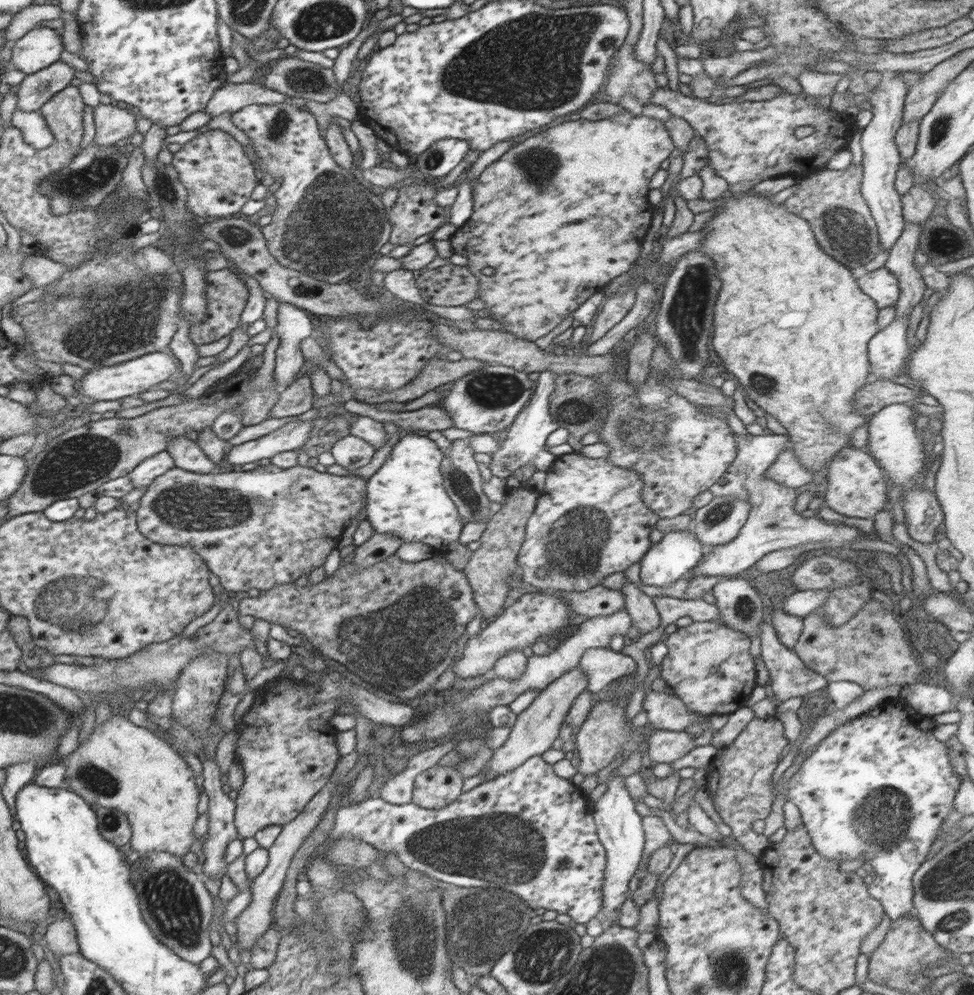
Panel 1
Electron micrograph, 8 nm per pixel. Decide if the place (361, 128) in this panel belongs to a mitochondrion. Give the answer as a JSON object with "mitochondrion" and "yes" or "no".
{"mitochondrion":"no"}

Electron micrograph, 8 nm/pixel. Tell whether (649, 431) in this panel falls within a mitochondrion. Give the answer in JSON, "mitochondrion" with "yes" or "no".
{"mitochondrion":"yes"}

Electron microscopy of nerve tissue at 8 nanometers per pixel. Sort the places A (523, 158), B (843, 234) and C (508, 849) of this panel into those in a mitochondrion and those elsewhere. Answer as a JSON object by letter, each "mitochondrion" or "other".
{"A":"mitochondrion","B":"mitochondrion","C":"mitochondrion"}

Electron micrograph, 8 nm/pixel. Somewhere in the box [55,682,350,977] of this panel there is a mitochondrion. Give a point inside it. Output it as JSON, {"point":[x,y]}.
{"point":[172,901]}

